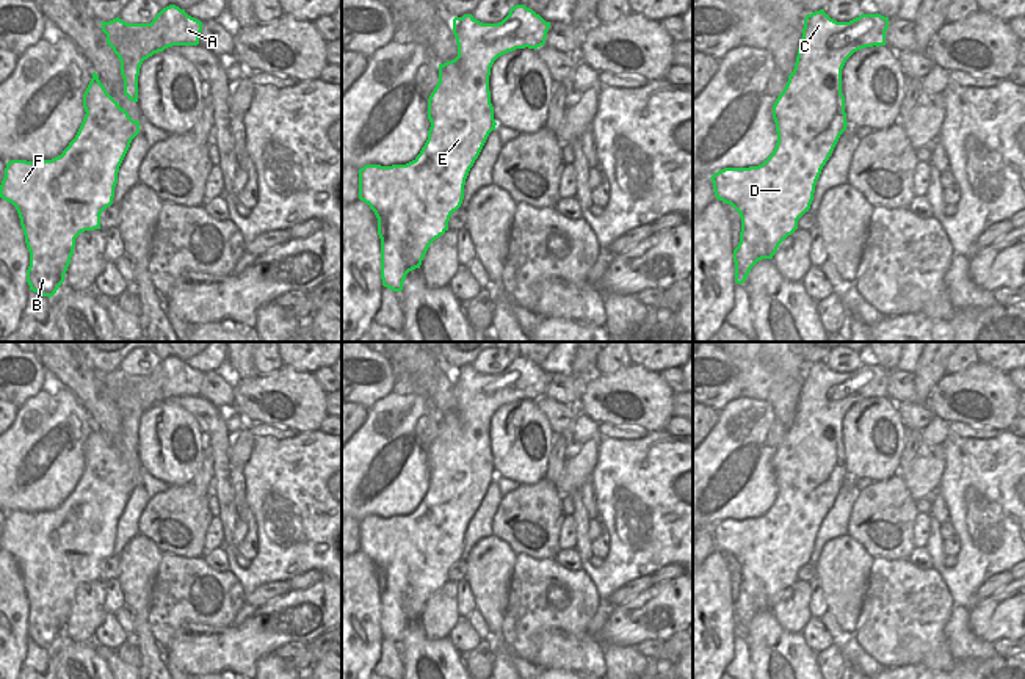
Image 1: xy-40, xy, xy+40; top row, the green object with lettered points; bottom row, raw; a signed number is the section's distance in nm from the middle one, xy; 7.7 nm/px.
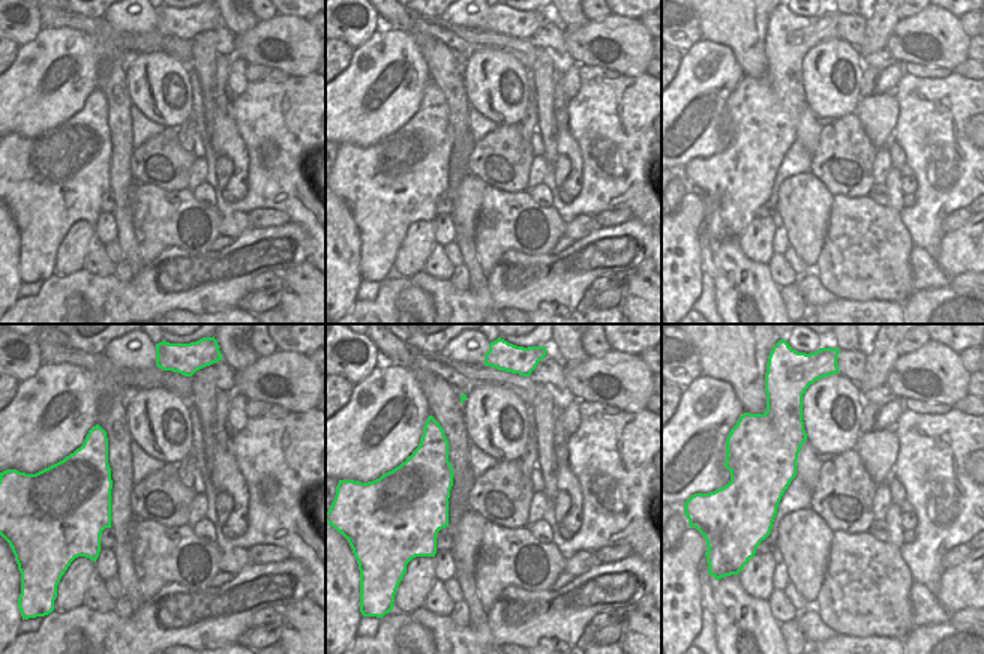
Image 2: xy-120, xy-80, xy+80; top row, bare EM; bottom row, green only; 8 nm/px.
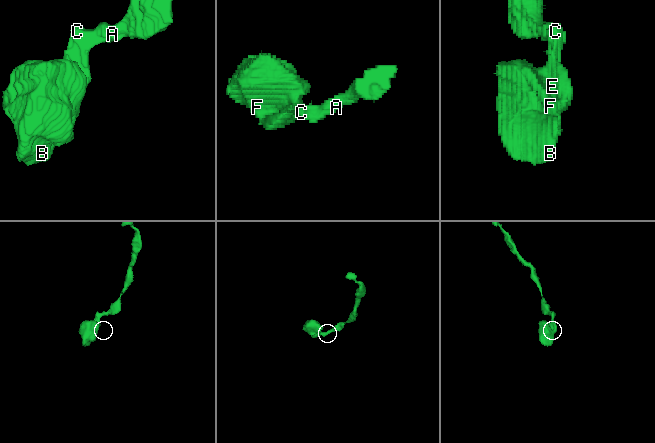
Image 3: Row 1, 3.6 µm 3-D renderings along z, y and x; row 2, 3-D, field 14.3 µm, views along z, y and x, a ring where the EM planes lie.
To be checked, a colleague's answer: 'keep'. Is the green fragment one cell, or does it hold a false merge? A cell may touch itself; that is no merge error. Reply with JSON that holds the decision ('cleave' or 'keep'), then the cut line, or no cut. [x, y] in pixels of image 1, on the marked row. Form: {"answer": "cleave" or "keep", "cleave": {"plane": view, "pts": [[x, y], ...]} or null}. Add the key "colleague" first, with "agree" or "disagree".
{"colleague": "agree", "answer": "keep", "cleave": null}

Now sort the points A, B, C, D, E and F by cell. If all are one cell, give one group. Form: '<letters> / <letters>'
A B C D E F

